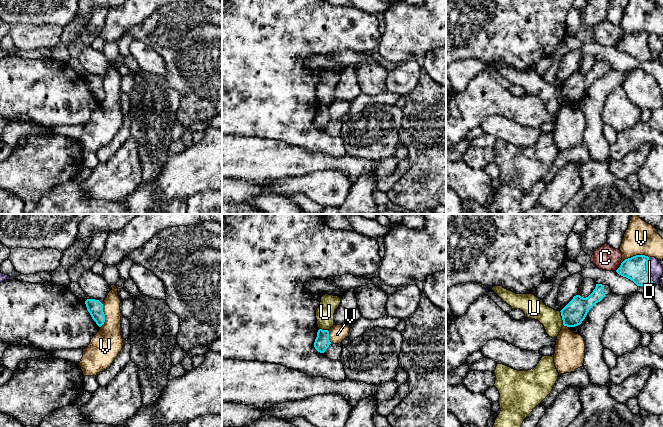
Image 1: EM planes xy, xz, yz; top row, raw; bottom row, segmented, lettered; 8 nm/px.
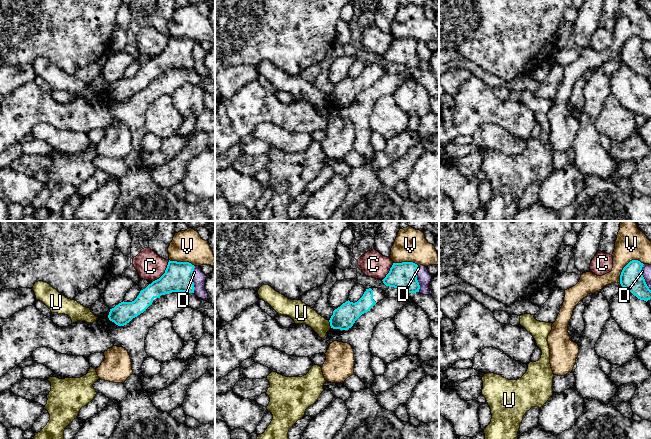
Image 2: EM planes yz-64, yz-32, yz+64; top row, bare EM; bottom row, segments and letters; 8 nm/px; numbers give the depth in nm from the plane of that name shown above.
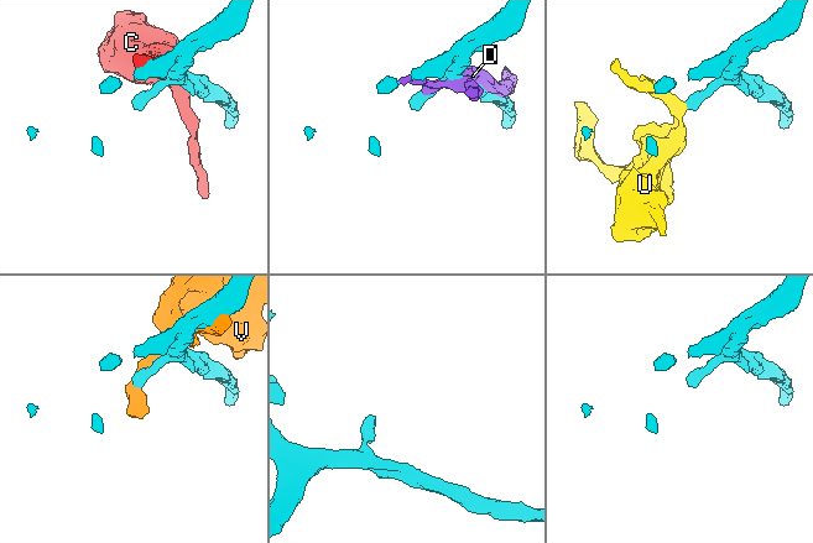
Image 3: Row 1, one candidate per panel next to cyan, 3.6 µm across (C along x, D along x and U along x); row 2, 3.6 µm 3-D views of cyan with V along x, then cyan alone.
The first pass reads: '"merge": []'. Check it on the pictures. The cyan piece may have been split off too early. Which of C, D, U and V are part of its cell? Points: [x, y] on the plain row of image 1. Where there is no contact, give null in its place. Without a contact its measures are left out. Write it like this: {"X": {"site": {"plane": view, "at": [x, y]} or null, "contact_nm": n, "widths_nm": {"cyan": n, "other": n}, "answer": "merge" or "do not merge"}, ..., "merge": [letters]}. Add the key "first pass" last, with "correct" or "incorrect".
{"C": {"site": {"plane": "yz", "at": [617, 45]}, "contact_nm": 40, "widths_nm": {"cyan": 190, "other": 190}, "answer": "do not merge"}, "D": {"site": {"plane": "yz", "at": [648, 47]}, "contact_nm": 220, "widths_nm": {"cyan": 190, "other": 120}, "answer": "do not merge"}, "U": {"site": {"plane": "yz", "at": [562, 94]}, "contact_nm": 130, "widths_nm": {"cyan": 180, "other": 170}, "answer": "do not merge"}, "V": {"site": {"plane": "yz", "at": [633, 32]}, "contact_nm": 280, "widths_nm": {"cyan": 190, "other": 260}, "answer": "do not merge"}, "merge": [], "first pass": "correct"}

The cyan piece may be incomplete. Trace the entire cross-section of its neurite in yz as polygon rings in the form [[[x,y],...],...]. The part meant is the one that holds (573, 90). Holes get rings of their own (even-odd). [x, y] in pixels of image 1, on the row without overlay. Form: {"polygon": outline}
{"polygon": [[[596,60],[593,68],[586,74],[576,71],[573,75],[560,87],[563,101],[567,103],[575,103],[582,99],[589,86],[606,71],[612,69],[608,61]]]}

